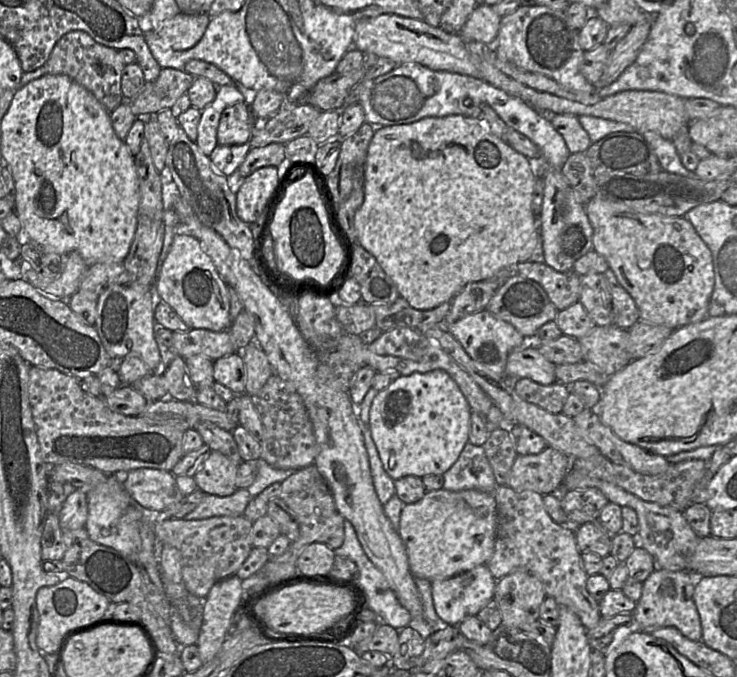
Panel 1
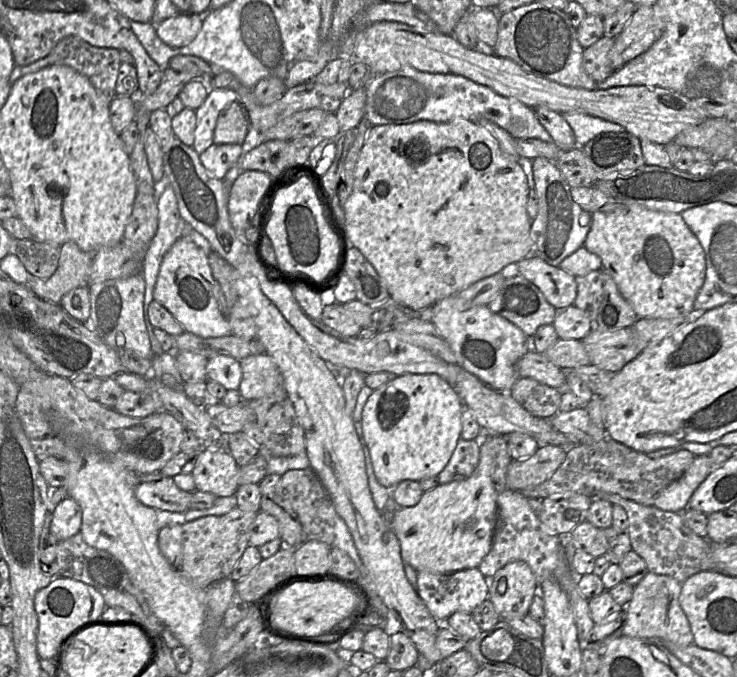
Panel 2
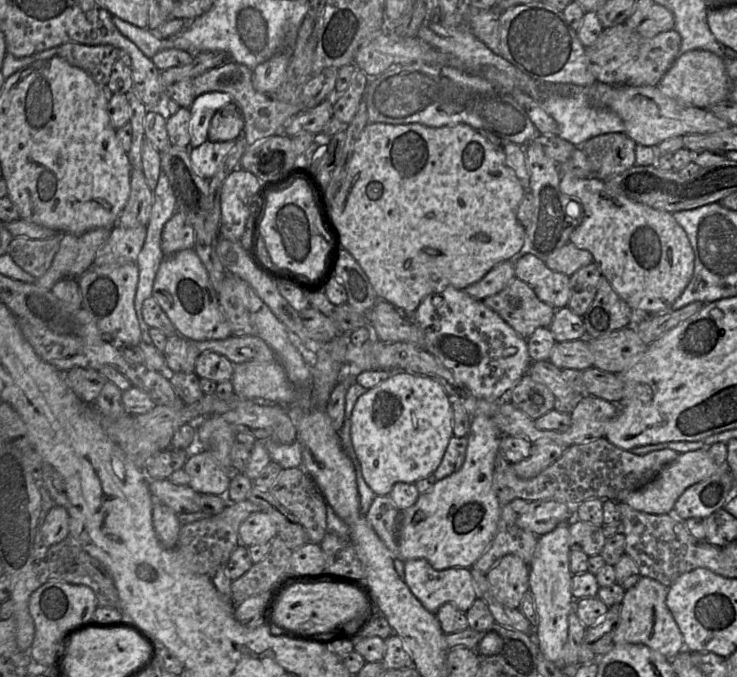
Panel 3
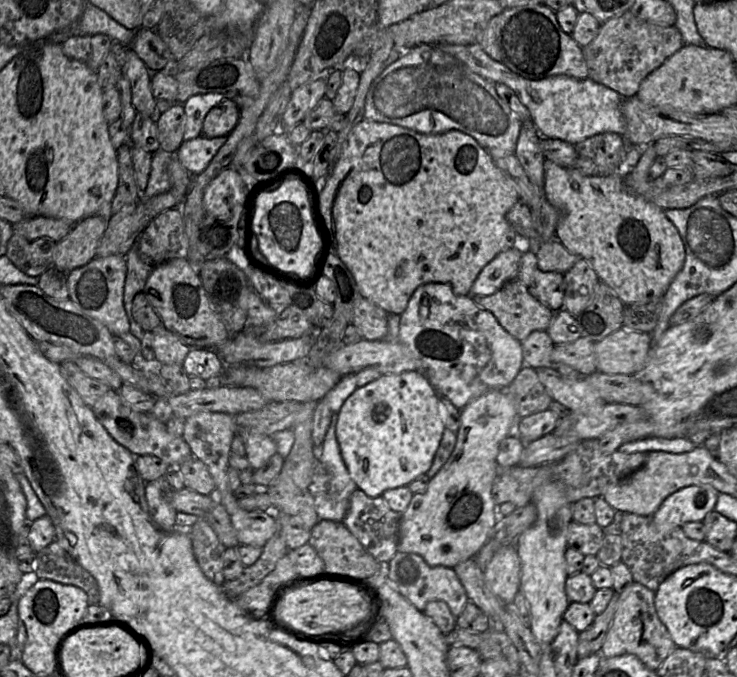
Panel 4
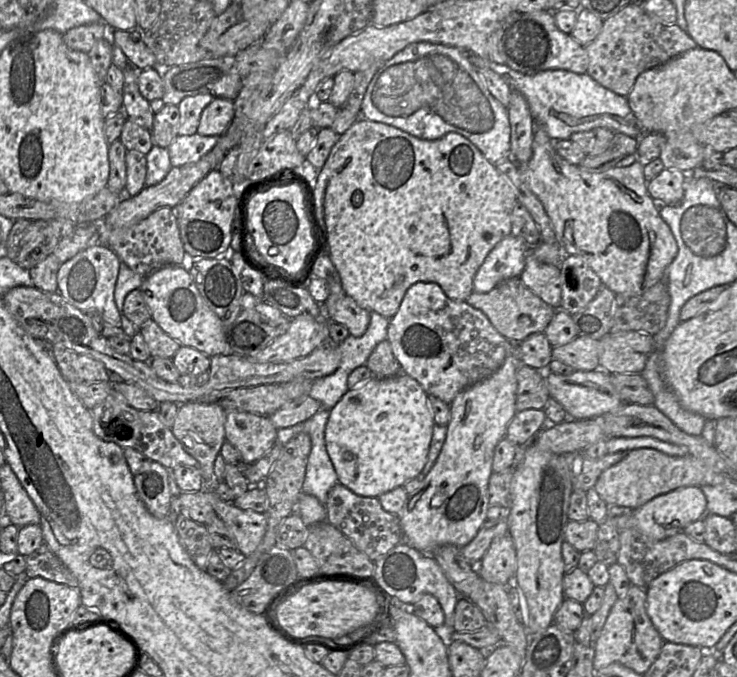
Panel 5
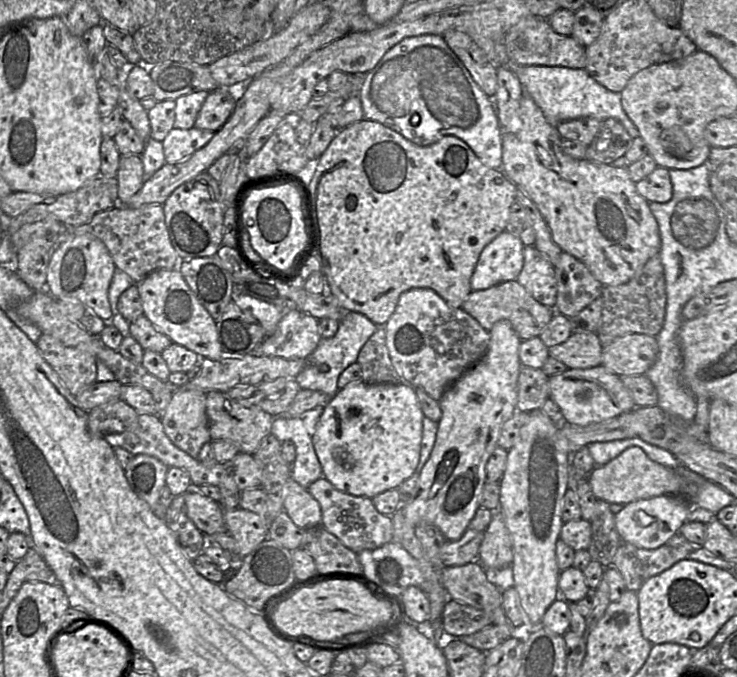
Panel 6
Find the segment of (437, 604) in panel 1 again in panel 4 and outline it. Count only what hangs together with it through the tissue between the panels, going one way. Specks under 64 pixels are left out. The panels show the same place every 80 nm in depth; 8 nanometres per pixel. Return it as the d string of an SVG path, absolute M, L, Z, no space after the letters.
M398 551L388 562L388 577L394 588L421 612L428 602L440 600L448 605L455 617L458 617L469 601L453 568L430 566L418 554Z

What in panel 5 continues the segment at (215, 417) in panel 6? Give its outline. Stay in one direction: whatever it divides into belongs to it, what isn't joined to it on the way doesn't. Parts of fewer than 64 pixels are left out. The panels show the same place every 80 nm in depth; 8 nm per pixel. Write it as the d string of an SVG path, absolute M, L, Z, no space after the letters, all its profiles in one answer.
M226 411L225 439L240 453L244 464L252 464L275 445L277 428L269 416L244 411Z

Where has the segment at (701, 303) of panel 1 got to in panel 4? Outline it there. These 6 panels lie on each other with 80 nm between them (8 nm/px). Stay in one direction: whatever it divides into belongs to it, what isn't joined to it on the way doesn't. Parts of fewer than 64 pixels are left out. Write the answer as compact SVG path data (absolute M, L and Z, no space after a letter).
M549 159L544 160L544 185L543 191L547 201L558 211L559 218L556 225L555 239L572 254L579 258L585 259L596 272L600 281L608 285L619 297L619 299L627 304L647 304L655 299L662 298L667 289L682 269L685 261L685 248L677 228L665 216L664 210L631 190L629 190L623 181L622 174L613 174L609 176L584 176L570 167L560 166Z

